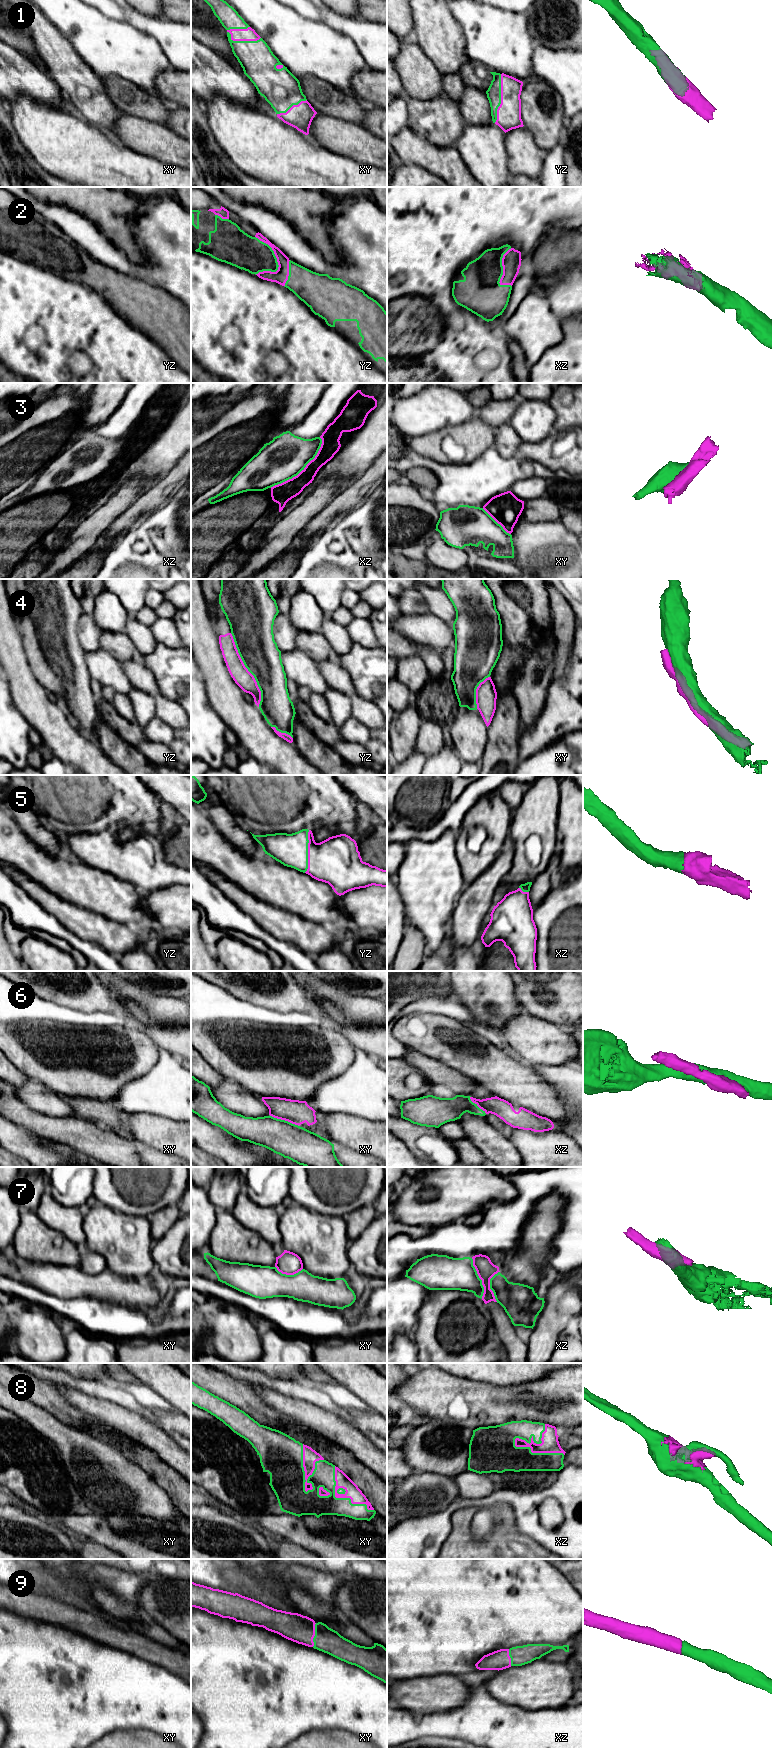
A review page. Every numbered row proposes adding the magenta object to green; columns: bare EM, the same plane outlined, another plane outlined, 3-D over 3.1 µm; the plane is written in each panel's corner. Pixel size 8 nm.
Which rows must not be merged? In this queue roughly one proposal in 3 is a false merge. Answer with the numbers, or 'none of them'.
3, 4, 6, 7

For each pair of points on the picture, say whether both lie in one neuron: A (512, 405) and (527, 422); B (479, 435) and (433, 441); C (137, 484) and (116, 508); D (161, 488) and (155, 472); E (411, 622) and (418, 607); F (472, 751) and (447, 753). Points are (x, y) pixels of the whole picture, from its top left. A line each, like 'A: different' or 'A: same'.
A: different
B: same
C: same
D: different
E: different
F: different

